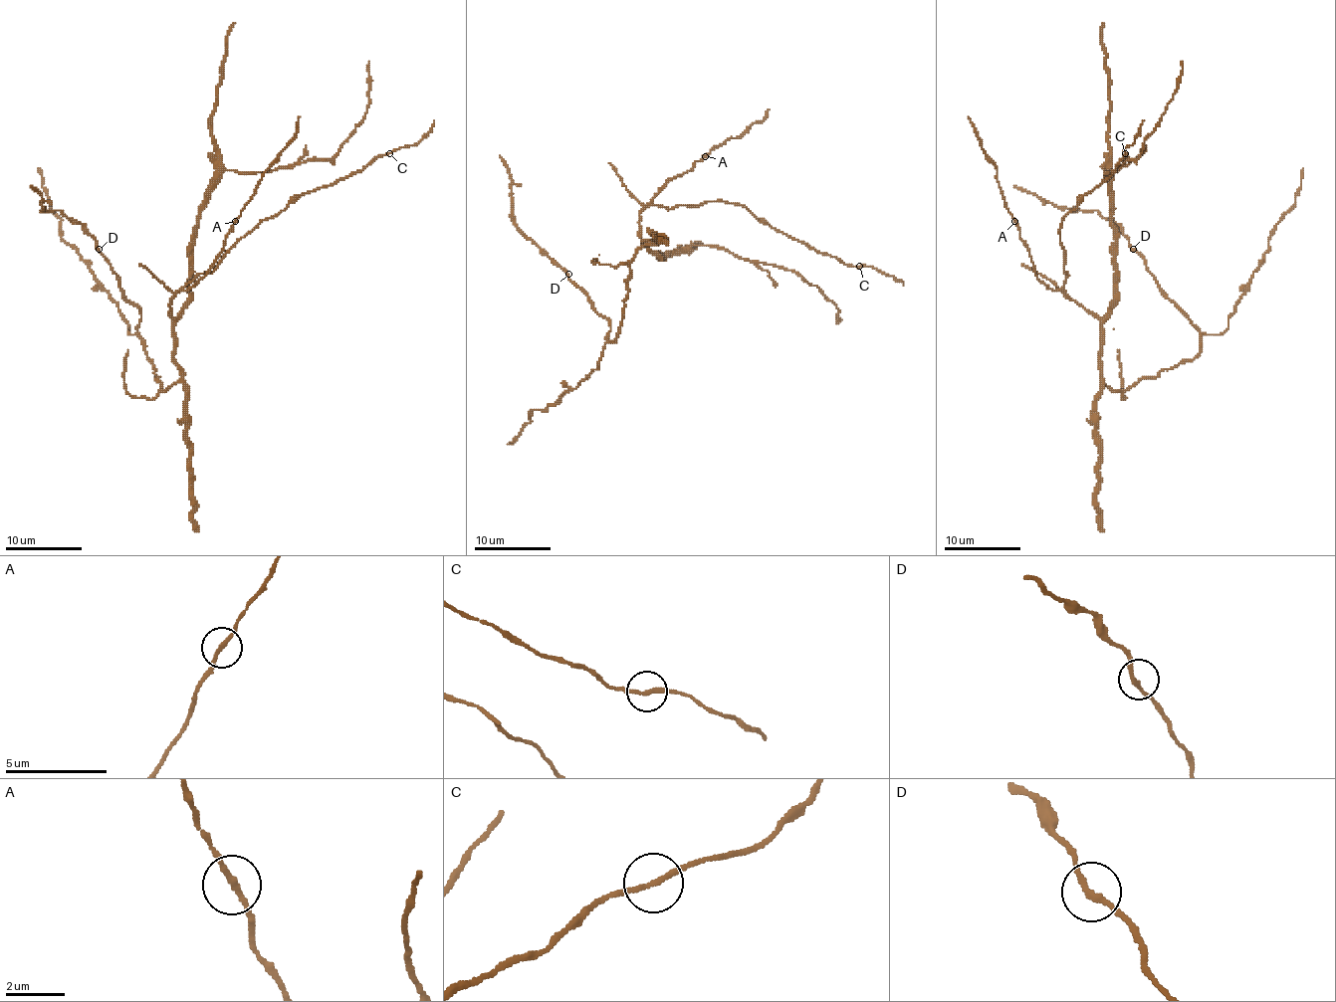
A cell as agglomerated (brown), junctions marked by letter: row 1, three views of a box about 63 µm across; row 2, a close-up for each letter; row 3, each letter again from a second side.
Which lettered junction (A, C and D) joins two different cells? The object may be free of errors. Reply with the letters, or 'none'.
none

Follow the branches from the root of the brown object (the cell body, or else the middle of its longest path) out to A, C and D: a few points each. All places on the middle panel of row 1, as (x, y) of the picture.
A: (643, 241), (639, 213), (672, 178), (689, 170), (704, 155)
C: (643, 241), (639, 215), (651, 205), (674, 209), (727, 201), (847, 266), (859, 266)
D: (643, 241), (651, 241), (629, 265), (628, 297), (614, 340), (606, 338), (610, 323), (568, 274)

